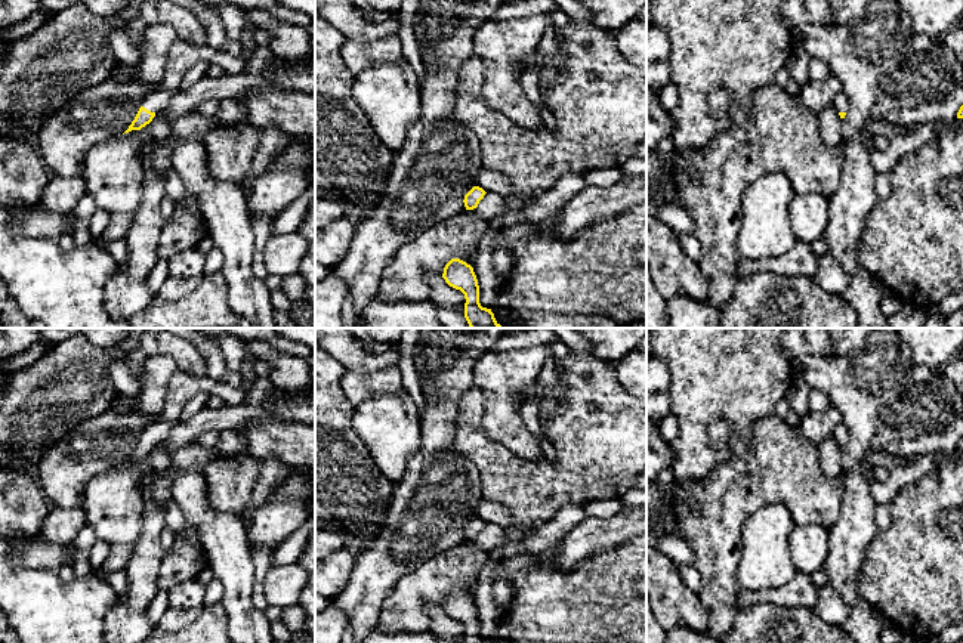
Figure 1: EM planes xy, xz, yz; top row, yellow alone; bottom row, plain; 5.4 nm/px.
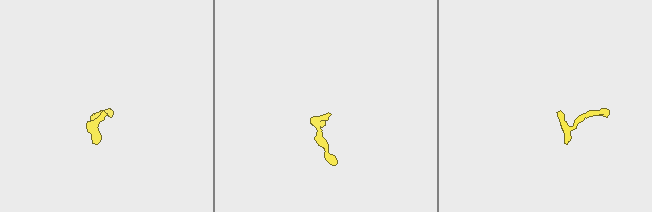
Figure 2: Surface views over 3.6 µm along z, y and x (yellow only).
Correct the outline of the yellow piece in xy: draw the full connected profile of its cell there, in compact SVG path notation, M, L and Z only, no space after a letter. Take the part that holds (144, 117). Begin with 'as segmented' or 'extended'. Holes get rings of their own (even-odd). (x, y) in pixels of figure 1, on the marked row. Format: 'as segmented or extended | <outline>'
extended | M161 89L148 93L142 101L135 120L124 133L129 133L132 130L141 130L142 127L149 124L152 118L169 105L170 99L175 96L178 90L180 89L175 89L175 90Z

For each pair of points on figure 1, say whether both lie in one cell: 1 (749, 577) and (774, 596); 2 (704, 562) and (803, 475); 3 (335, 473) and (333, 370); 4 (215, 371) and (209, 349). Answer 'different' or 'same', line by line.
1: different
2: same
3: same
4: same

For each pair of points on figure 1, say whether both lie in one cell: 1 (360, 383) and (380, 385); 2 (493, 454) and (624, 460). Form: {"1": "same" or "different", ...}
{"1": "same", "2": "same"}

